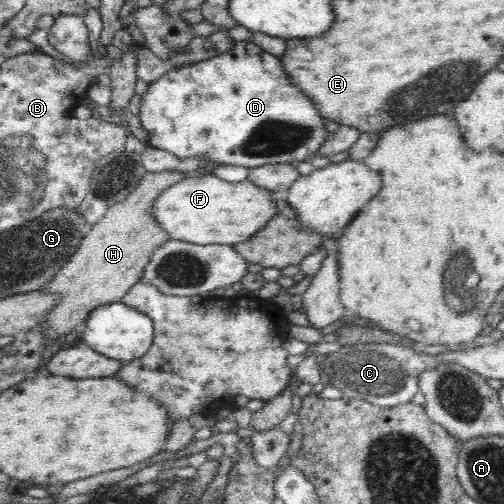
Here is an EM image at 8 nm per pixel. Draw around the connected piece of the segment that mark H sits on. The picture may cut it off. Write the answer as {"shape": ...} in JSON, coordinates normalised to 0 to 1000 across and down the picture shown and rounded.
{"shape":[[[361,339],[292,343],[248,397],[226,405],[181,448],[147,508],[119,532],[111,548],[77,571],[79,579],[113,583],[121,593],[93,619],[91,637],[75,641],[67,653],[103,673],[123,663],[135,665],[161,651],[188,609],[246,591],[258,569],[274,562],[286,544],[290,528],[298,524],[300,504],[337,474],[300,427],[300,413],[306,413],[302,405],[325,375],[353,365],[363,353]]]}

